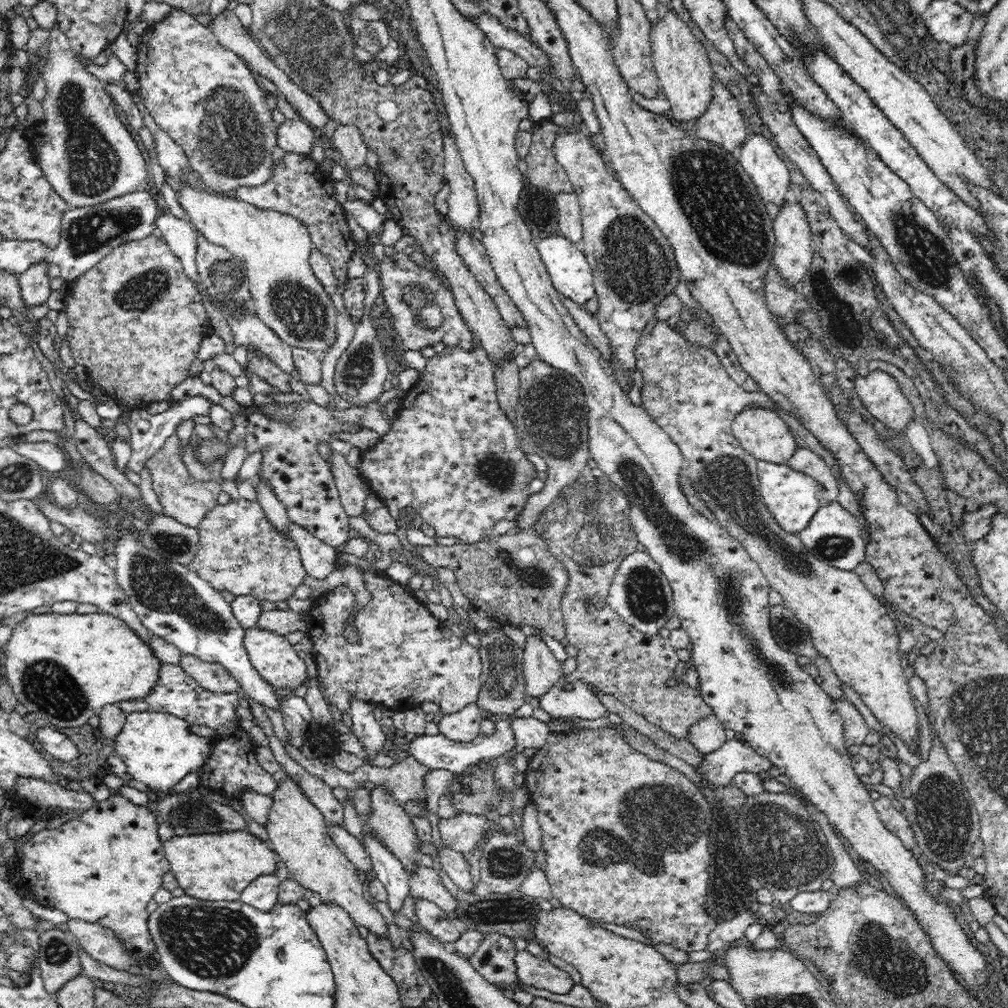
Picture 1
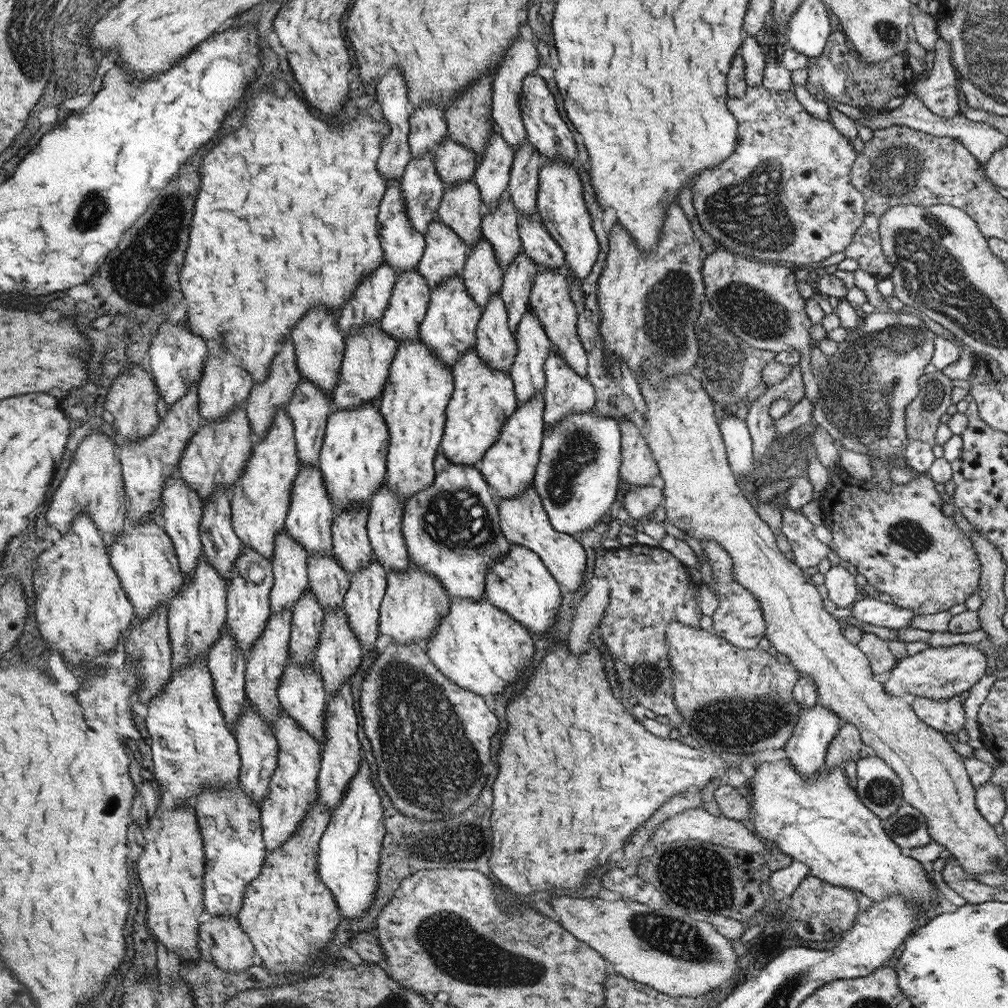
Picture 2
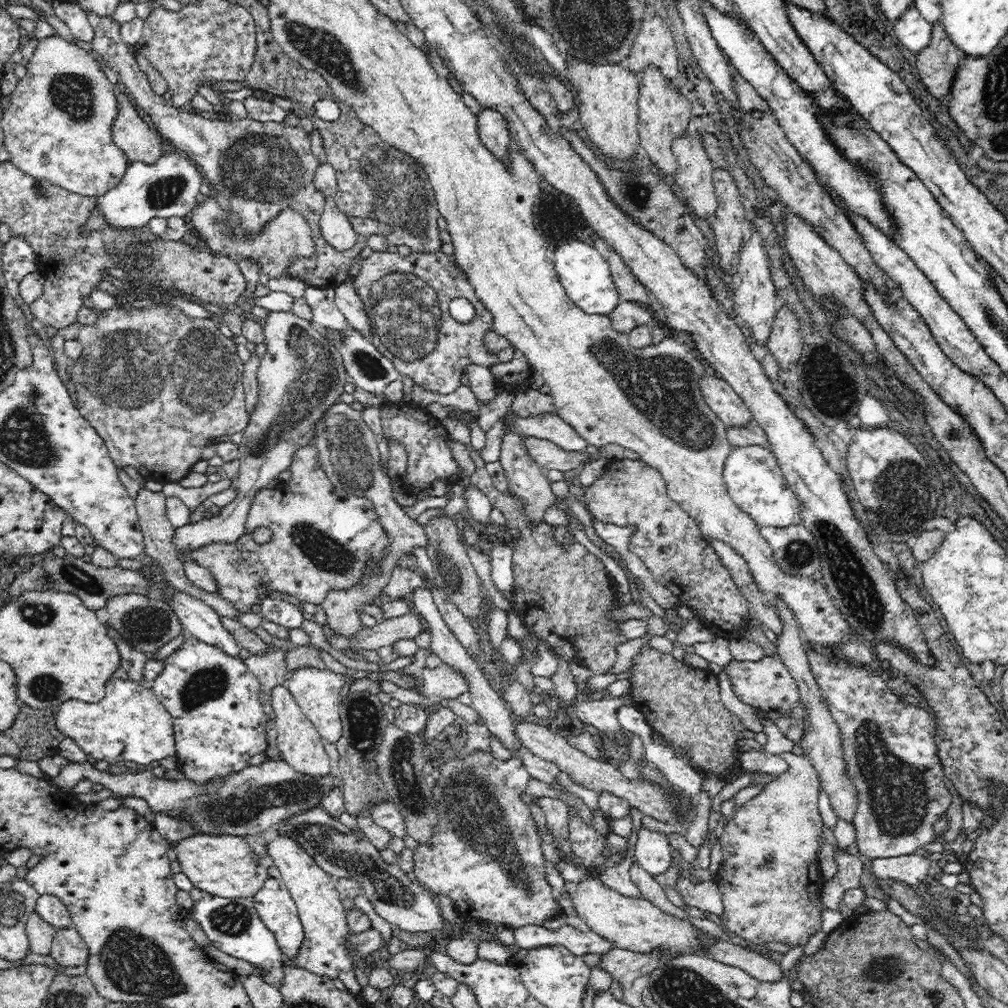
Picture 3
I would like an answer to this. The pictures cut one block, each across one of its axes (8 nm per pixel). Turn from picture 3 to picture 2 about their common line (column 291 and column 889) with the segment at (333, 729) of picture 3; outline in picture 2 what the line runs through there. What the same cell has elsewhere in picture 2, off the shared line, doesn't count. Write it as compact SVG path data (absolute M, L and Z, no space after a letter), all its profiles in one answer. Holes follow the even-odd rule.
M957 644L957 646L937 646L921 650L913 656L903 658L883 684L889 694L895 696L929 696L929 698L953 698L955 694L969 692L975 682L985 676L985 668L989 666L989 656L977 648L977 644Z

